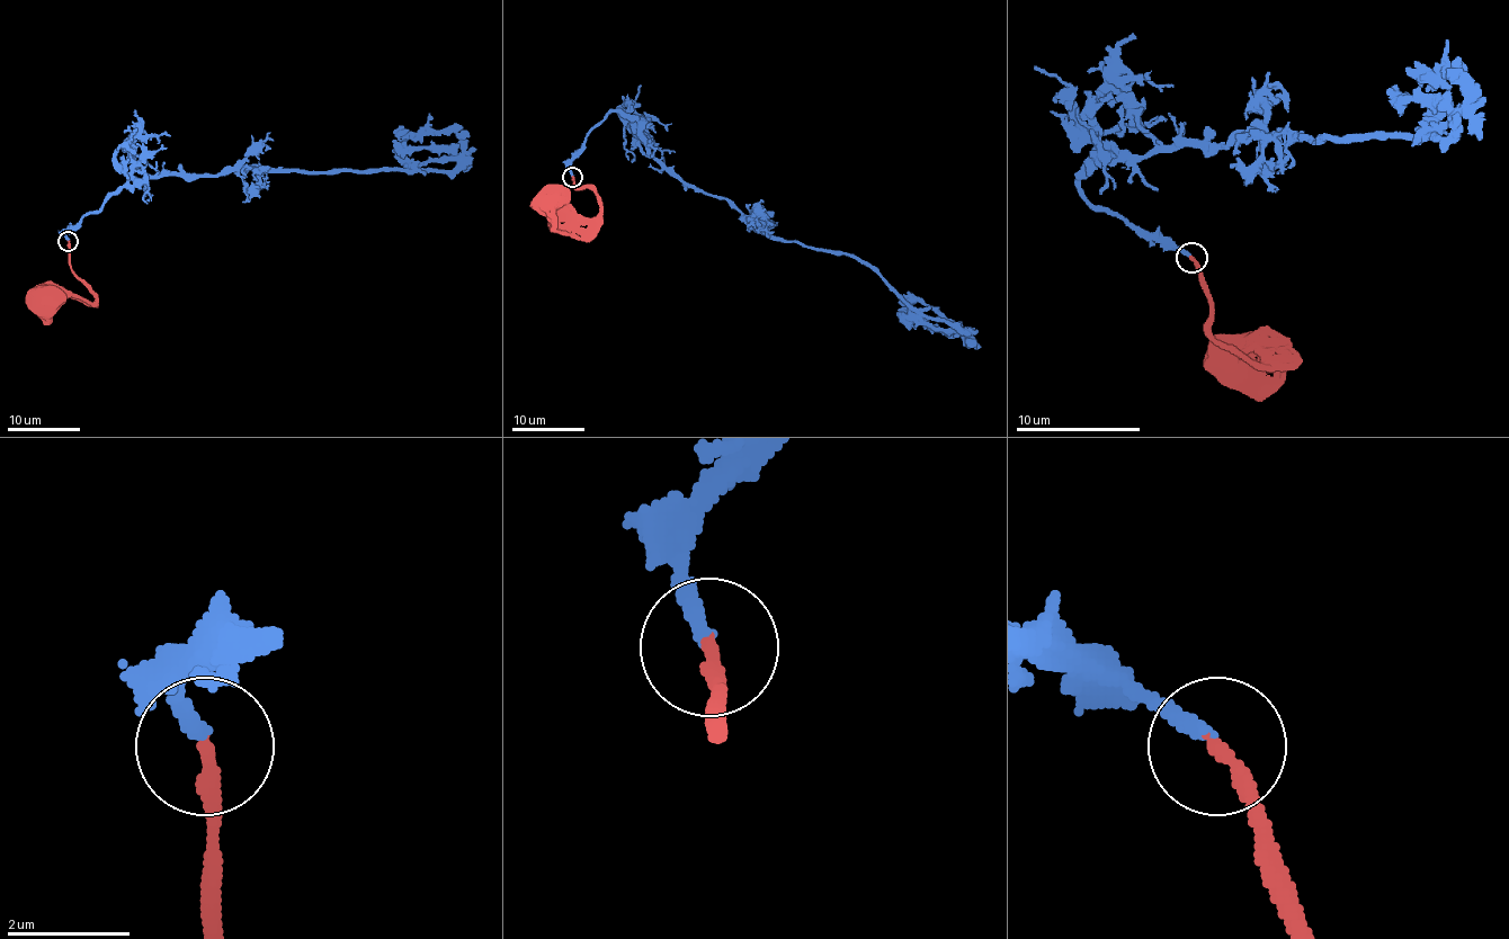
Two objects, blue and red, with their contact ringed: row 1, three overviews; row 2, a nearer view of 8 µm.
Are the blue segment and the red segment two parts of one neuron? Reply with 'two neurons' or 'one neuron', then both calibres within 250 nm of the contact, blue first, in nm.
one neuron; 240 nm thick on the blue side, 240 nm on the other

